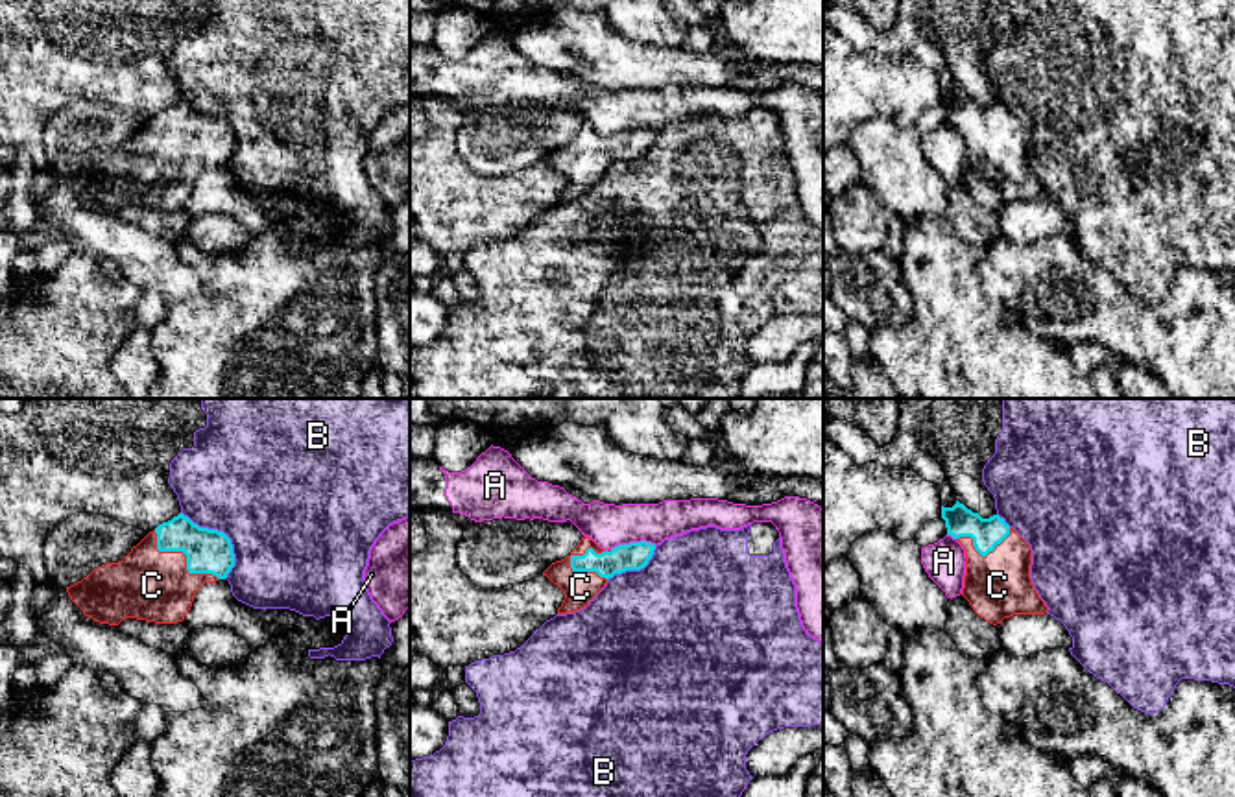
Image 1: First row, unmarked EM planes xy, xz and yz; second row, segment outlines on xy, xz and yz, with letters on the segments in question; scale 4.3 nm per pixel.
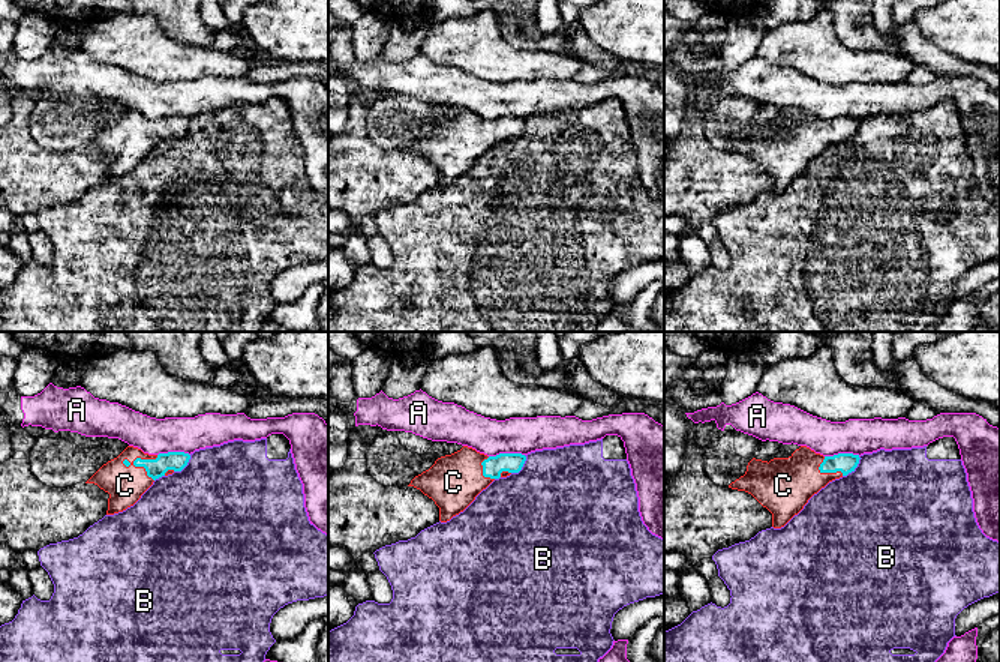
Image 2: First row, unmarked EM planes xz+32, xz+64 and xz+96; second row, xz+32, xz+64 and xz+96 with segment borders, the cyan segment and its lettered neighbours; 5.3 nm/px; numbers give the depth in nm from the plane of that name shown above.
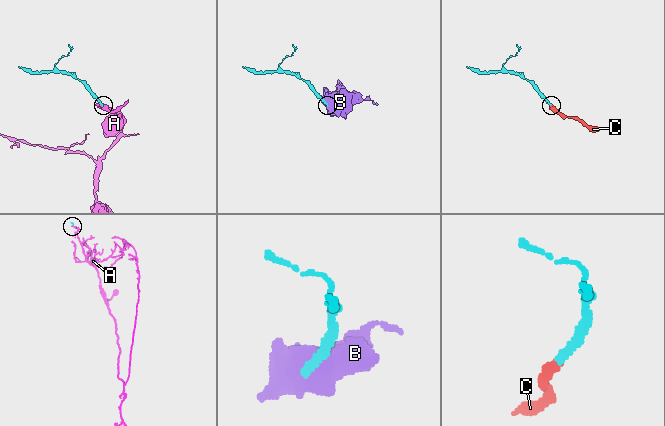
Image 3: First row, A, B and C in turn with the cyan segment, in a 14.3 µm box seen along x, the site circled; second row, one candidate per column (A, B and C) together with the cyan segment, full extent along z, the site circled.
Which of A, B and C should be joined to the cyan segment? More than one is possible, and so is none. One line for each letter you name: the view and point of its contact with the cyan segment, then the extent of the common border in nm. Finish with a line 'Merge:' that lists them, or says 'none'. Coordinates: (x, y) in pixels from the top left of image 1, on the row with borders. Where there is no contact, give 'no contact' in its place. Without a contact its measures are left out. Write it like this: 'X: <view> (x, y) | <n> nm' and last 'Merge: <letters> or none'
C: xy (185, 554) | 360 nm
Merge: C

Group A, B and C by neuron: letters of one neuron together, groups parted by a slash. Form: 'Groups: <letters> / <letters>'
Groups: A / B / C

